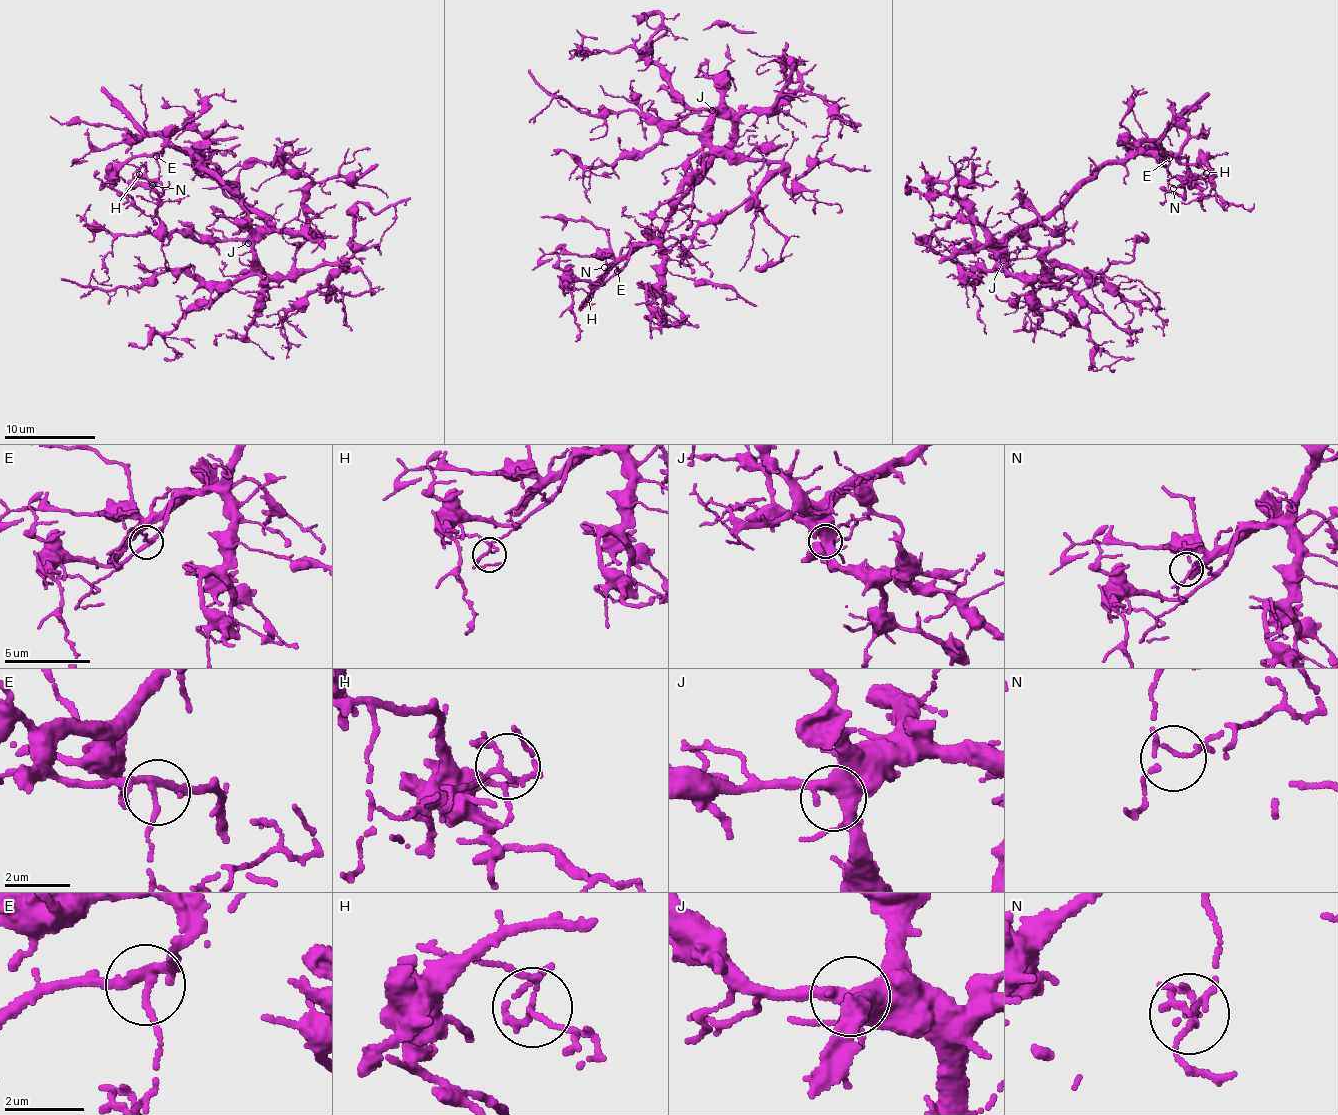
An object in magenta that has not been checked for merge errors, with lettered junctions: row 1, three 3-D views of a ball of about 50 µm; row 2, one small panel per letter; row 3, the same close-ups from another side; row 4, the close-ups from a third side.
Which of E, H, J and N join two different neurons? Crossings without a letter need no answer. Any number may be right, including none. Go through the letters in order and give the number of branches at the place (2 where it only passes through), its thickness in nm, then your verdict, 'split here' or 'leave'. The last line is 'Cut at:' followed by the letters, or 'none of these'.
E: branches 3; calibre 200 nm; leave
H: branches 3; calibre 110 nm; leave
J: branches 5; calibre 480 nm; leave
N: branches 3; calibre 90 nm; leave
Cut at: none of these

